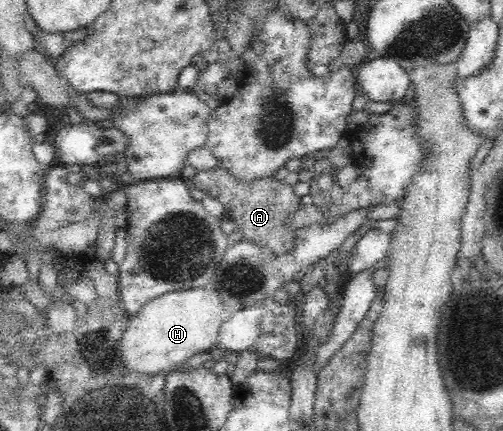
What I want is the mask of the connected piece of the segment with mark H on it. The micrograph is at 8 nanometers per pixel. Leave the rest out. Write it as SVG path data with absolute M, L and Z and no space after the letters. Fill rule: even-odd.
M191 288L167 292L149 300L135 314L129 317L129 323L120 338L120 354L126 360L124 366L142 372L142 374L160 374L160 372L170 372L176 366L186 364L194 354L210 350L219 338L219 330L226 320L227 310L216 290L206 290L206 288Z

